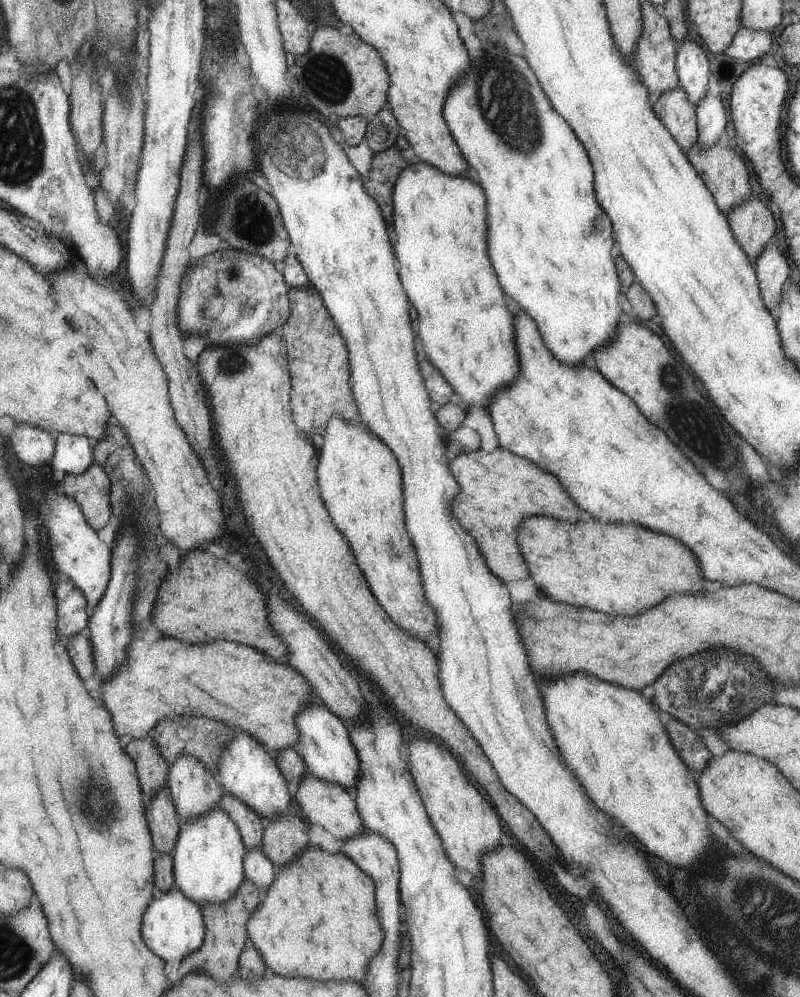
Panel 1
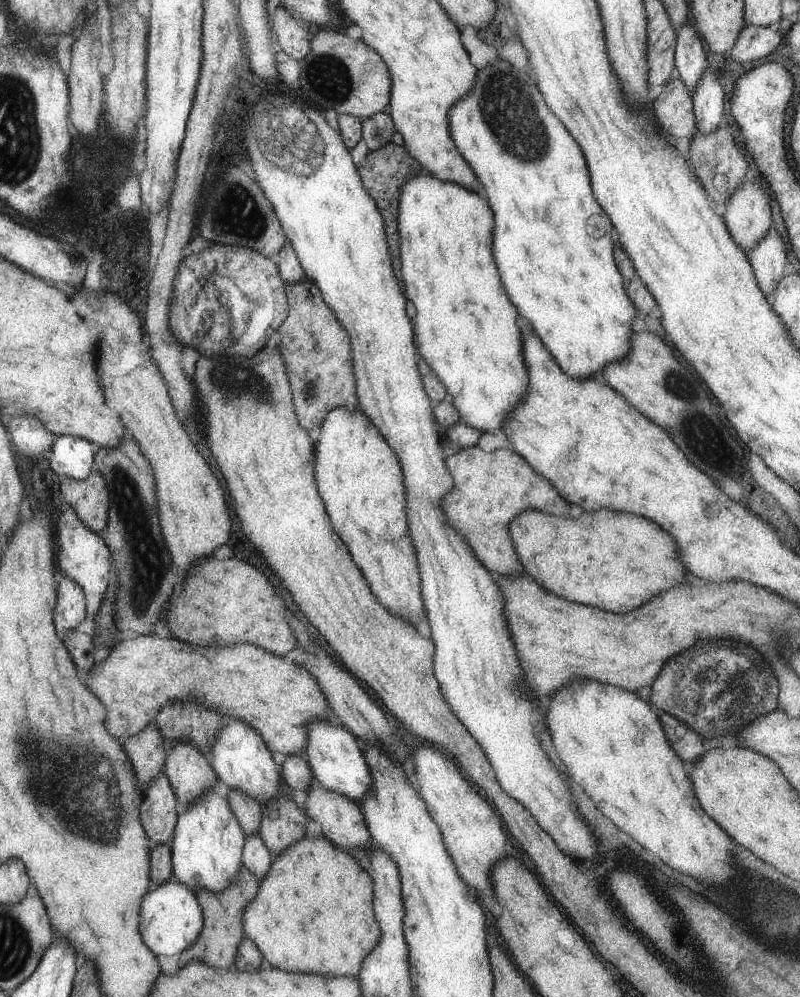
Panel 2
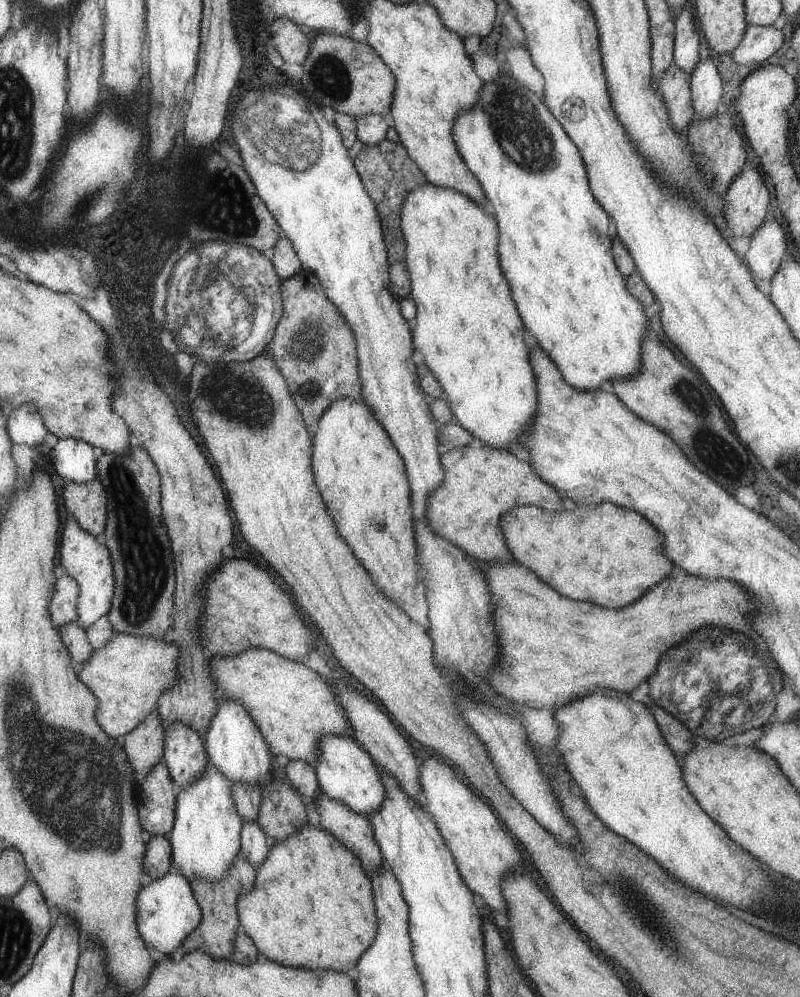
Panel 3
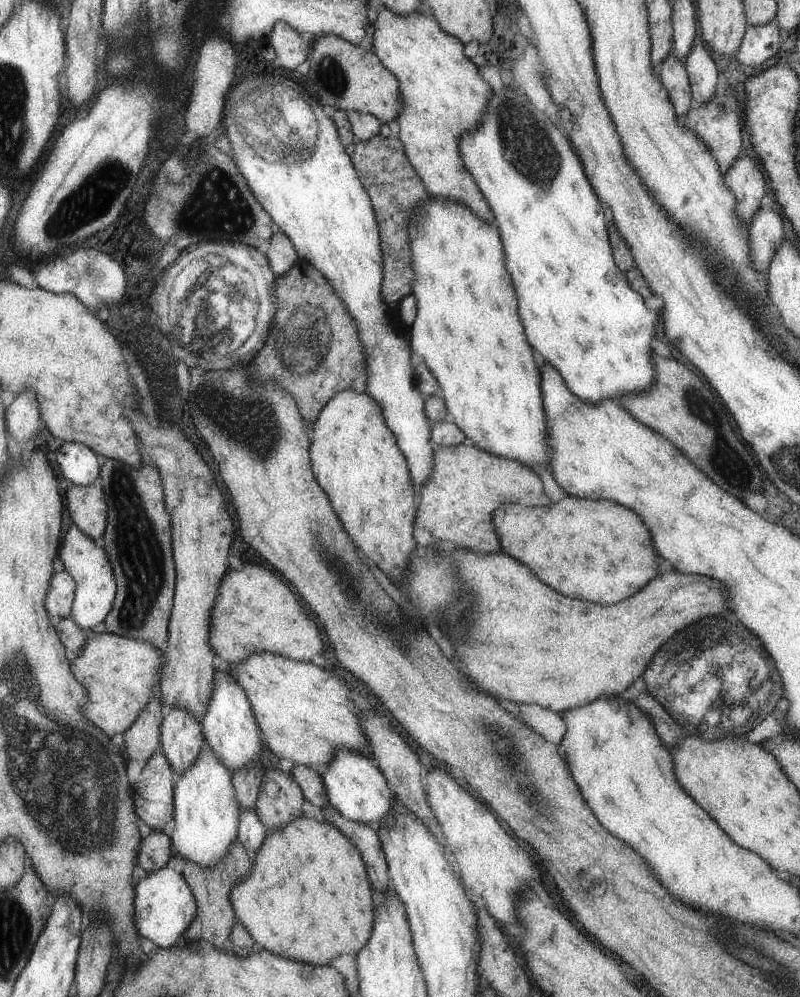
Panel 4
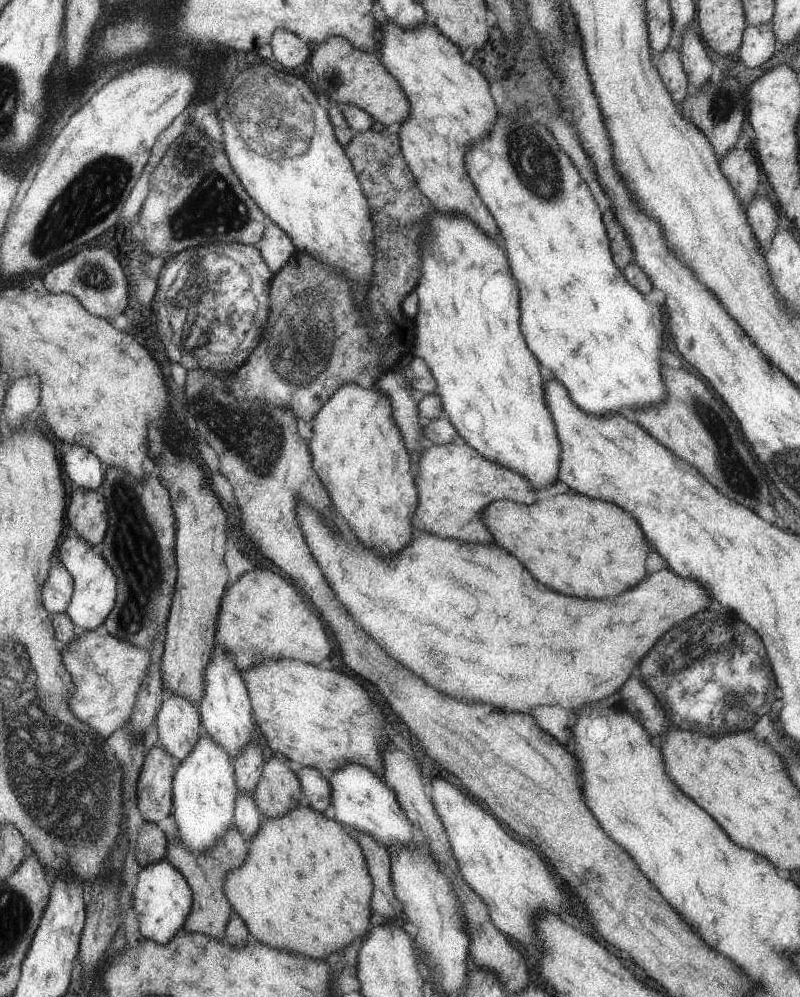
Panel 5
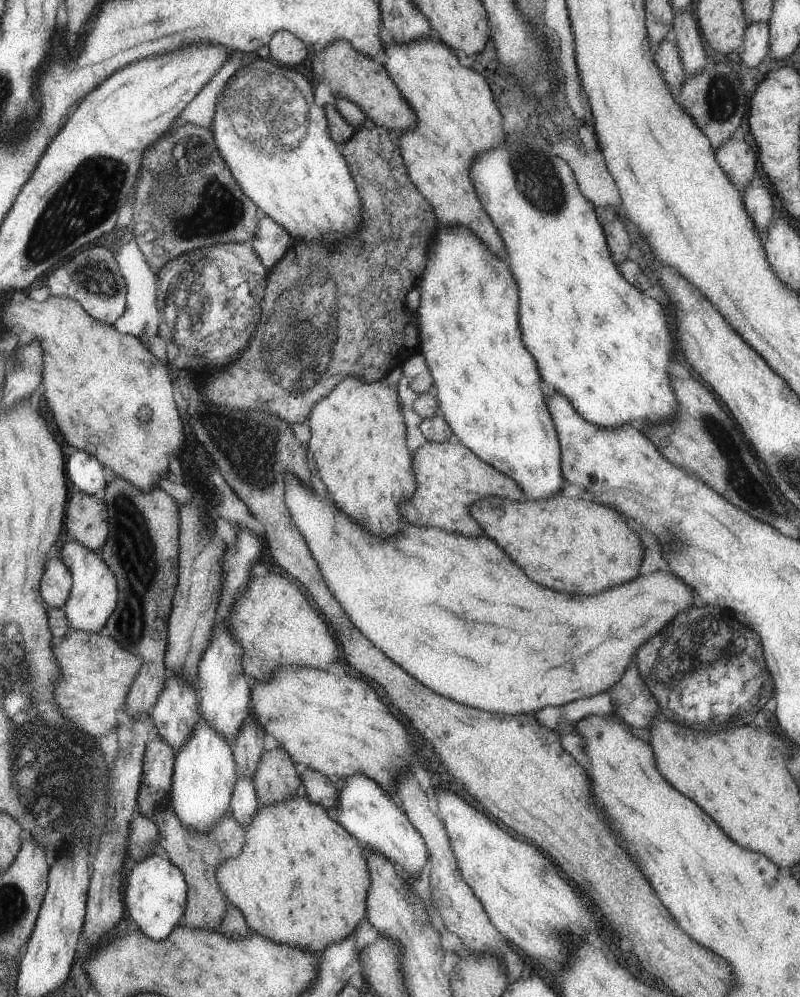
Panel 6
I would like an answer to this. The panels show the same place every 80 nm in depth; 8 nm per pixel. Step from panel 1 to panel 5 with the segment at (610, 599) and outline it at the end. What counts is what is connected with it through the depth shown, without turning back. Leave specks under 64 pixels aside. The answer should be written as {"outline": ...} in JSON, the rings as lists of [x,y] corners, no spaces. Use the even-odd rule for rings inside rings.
{"outline":[[[560,494],[550,500],[538,499],[534,505],[523,505],[506,499],[494,501],[481,515],[492,533],[494,544],[516,556],[538,582],[550,586],[554,592],[606,600],[634,588],[649,575],[646,556],[650,548],[646,544],[646,536],[638,522],[632,522],[632,516],[616,504],[578,494]]]}

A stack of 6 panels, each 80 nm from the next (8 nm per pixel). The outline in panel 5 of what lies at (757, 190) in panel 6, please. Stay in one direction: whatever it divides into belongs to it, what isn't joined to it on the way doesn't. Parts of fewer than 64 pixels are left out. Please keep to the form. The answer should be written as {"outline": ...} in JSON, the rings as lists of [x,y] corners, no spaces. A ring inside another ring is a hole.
{"outline":[[[763,193],[746,206],[746,216],[761,250],[766,250],[778,231],[778,212]]]}

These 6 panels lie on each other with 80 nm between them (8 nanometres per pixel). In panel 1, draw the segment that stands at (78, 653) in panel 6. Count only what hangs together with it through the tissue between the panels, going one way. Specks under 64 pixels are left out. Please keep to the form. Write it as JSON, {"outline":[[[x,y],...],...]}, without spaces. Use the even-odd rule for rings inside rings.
{"outline":[[[160,637],[157,641],[148,641],[147,643],[138,639],[130,644],[127,651],[127,664],[121,667],[121,670],[110,680],[103,683],[101,687],[102,700],[109,707],[110,714],[113,715],[115,727],[117,728],[118,735],[131,736],[134,739],[146,739],[148,734],[154,730],[156,726],[165,719],[176,719],[184,716],[206,717],[218,722],[223,722],[225,725],[230,725],[236,730],[248,733],[253,736],[266,751],[274,750],[280,752],[288,747],[293,747],[297,744],[300,738],[300,732],[297,730],[296,716],[297,712],[301,711],[306,705],[312,701],[318,701],[313,688],[305,677],[298,671],[295,671],[289,664],[279,664],[269,655],[263,655],[261,651],[256,650],[254,647],[247,647],[234,641],[210,641],[204,644],[191,645],[184,641],[175,639],[174,637]]]}

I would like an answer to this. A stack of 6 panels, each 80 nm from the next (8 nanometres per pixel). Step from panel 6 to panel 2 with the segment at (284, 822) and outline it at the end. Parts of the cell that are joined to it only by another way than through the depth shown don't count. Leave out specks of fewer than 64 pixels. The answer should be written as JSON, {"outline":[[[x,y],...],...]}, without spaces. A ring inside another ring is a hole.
{"outline":[[[304,836],[302,840],[298,840],[296,844],[288,846],[282,854],[273,856],[272,866],[268,870],[268,874],[262,878],[260,882],[261,889],[258,895],[246,906],[244,915],[244,932],[245,937],[250,938],[260,953],[262,954],[264,963],[269,966],[278,966],[279,970],[289,971],[290,973],[311,973],[311,974],[330,974],[331,976],[350,976],[358,979],[360,974],[360,964],[364,962],[364,958],[378,944],[381,938],[381,931],[373,912],[373,881],[372,878],[363,870],[359,863],[351,854],[340,849],[336,844],[332,843],[327,837],[318,836],[310,838]]]}

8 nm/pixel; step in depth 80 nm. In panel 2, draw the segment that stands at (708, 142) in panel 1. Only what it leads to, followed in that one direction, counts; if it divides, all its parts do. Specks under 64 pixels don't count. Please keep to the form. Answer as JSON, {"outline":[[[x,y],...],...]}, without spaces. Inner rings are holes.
{"outline":[[[707,70],[691,95],[697,132],[709,135],[717,131],[724,114],[724,92],[717,78]]]}

